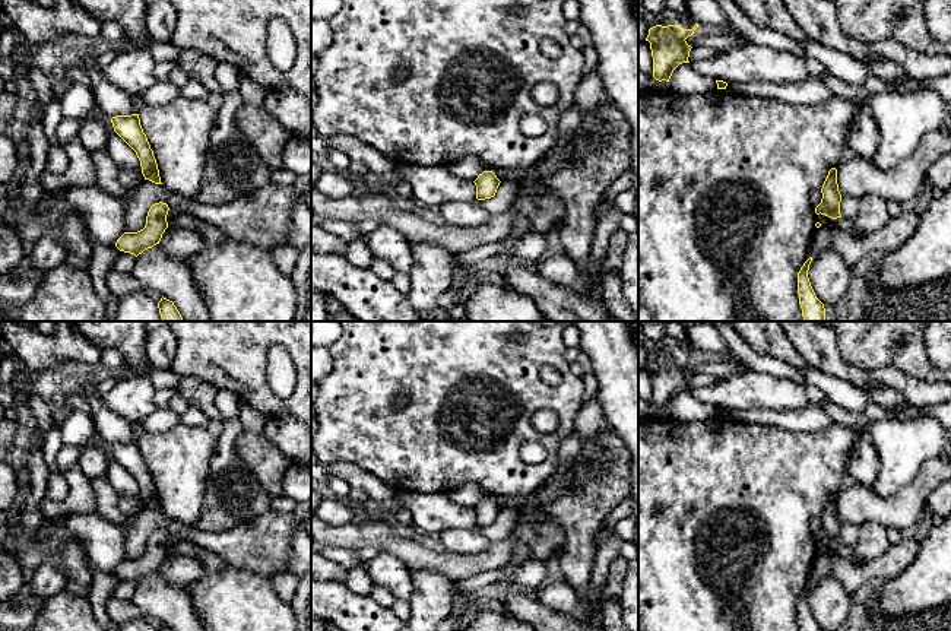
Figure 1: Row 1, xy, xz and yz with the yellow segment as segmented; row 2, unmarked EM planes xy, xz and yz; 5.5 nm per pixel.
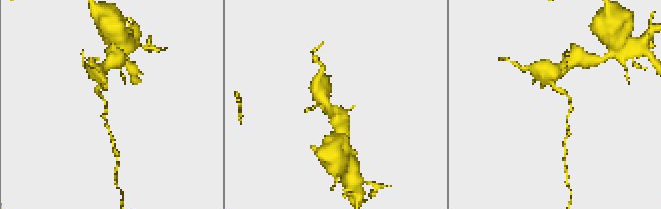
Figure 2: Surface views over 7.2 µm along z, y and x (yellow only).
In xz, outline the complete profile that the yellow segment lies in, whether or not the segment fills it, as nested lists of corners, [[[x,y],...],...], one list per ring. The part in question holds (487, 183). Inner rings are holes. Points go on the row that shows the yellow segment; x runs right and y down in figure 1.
[[[484,171],[473,183],[476,186],[476,199],[485,200],[495,196],[501,181],[492,171]]]

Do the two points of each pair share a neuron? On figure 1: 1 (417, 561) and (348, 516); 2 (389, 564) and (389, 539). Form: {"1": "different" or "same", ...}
{"1": "different", "2": "different"}

